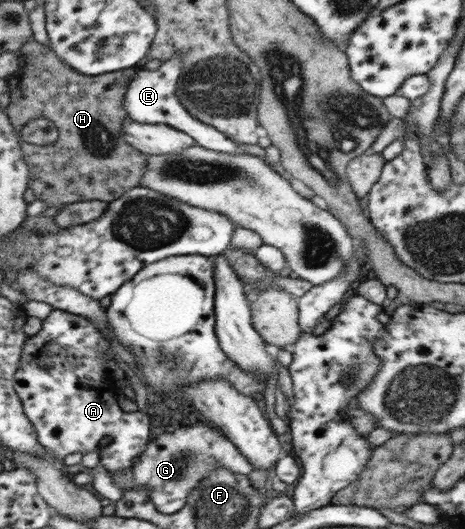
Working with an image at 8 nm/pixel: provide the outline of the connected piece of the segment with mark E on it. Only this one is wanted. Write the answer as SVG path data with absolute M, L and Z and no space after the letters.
M183 53L174 54L172 58L163 61L158 69L150 71L140 71L134 75L134 79L128 85L127 93L124 93L124 110L128 112L128 117L138 123L162 123L168 127L174 127L178 131L183 131L196 140L197 145L206 147L210 151L218 153L228 153L228 155L238 155L245 153L235 141L228 139L221 131L215 127L197 120L186 108L176 95L176 83L182 73Z

